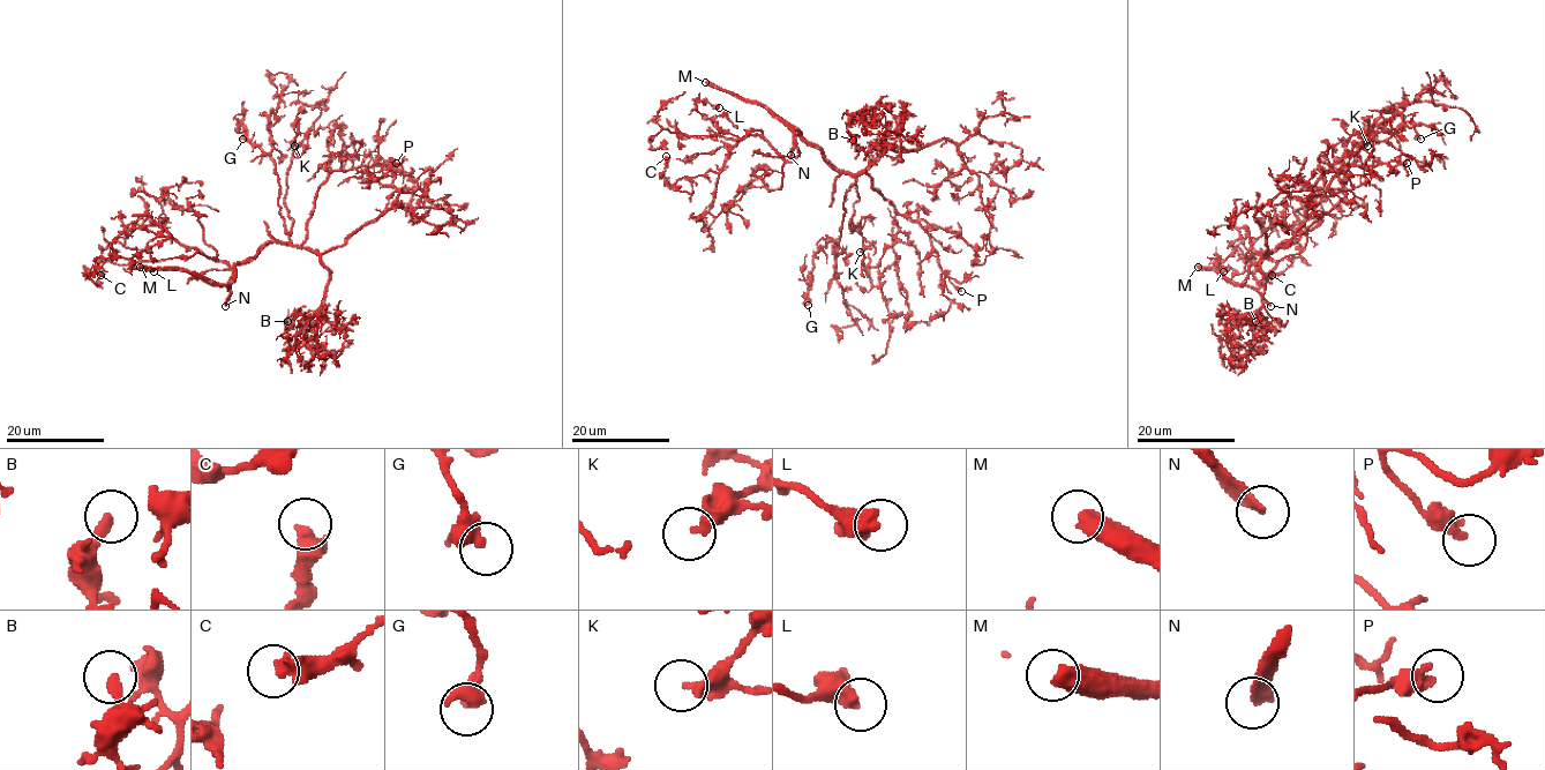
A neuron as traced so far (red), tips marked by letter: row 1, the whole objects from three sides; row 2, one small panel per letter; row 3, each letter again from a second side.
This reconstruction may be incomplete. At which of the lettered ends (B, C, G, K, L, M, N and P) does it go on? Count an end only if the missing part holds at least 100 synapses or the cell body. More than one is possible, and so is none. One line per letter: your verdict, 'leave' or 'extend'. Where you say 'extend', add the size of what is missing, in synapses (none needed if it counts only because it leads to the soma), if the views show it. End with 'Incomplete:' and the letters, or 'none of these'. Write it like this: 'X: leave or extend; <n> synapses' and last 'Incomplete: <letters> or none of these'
B: leave
C: leave
G: leave
K: leave
L: leave
M: extend; 2500 synapses
N: extend; 900 synapses
P: leave
Incomplete: M, N

